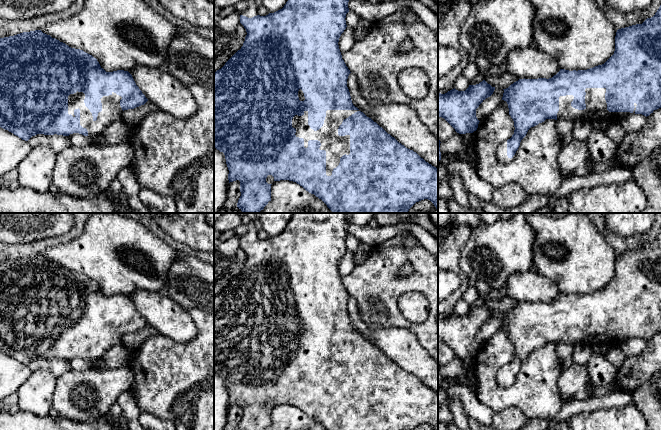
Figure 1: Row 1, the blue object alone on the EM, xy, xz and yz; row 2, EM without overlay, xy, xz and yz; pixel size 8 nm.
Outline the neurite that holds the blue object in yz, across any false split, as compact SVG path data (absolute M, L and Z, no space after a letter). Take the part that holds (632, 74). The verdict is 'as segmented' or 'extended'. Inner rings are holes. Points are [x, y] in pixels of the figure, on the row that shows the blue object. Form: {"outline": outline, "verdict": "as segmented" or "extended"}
{"outline": "M661 5L655 15L647 18L642 24L618 29L615 36L614 54L602 65L587 70L560 71L552 78L519 79L508 88L503 89L502 100L506 101L509 115L514 121L514 134L497 148L499 163L510 163L520 146L521 140L531 127L546 119L615 121L630 115L649 116L654 110L661 108Z", "verdict": "extended"}

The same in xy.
{"outline": "M41 30L0 38L0 127L22 140L28 141L37 134L98 136L112 122L121 119L124 110L147 101L128 71L106 72L92 55L71 48Z", "verdict": "extended"}

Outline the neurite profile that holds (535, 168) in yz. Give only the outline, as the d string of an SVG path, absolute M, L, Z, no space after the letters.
M504 100L486 119L479 122L469 144L475 156L479 178L489 183L494 189L509 183L517 183L528 195L552 196L563 181L558 162L563 144L557 131L556 120L546 119L531 127L521 140L514 159L510 163L501 164L497 159L497 148L512 137L514 130L514 121L509 115L508 104Z

